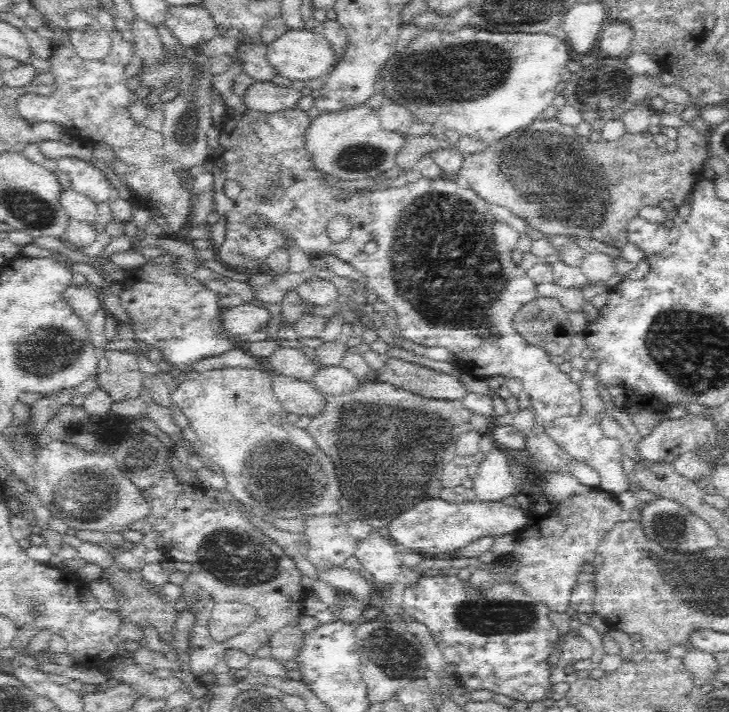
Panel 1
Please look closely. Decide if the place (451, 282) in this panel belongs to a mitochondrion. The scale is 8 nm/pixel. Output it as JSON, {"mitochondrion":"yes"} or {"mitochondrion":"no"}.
{"mitochondrion":"yes"}

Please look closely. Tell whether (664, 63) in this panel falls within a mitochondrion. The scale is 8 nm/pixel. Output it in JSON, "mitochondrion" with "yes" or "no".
{"mitochondrion":"no"}

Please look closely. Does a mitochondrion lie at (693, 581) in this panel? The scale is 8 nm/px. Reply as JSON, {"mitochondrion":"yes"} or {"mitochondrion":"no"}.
{"mitochondrion":"yes"}

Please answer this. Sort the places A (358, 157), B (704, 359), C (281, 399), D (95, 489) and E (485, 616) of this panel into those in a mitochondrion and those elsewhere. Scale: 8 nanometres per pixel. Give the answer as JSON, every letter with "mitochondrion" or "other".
{"A":"mitochondrion","B":"mitochondrion","C":"other","D":"mitochondrion","E":"mitochondrion"}

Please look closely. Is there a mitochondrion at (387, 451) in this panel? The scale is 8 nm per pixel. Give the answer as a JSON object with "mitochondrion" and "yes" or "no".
{"mitochondrion":"yes"}

